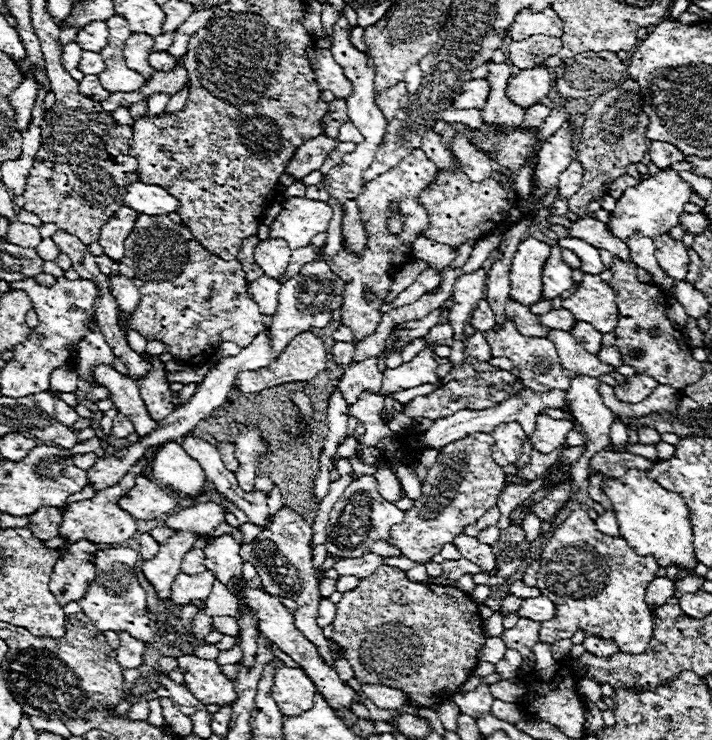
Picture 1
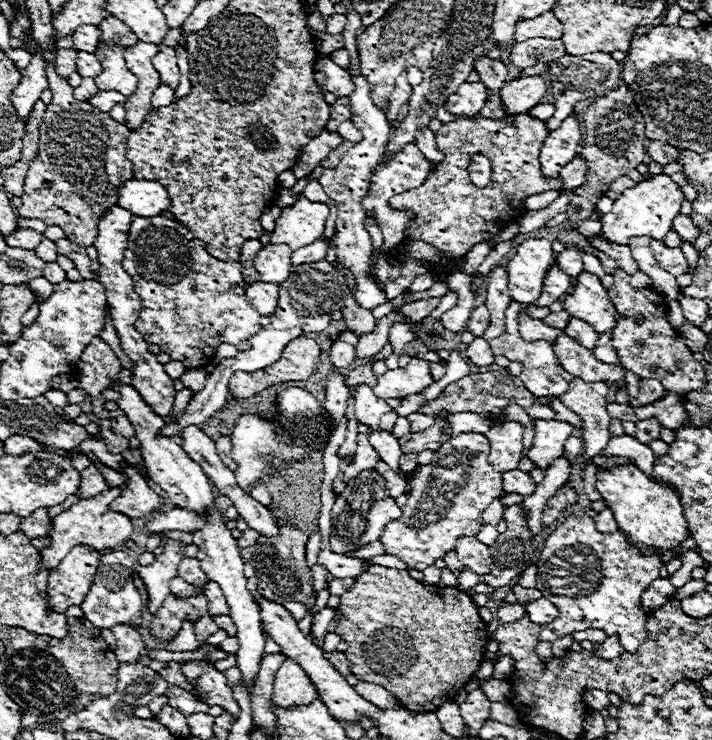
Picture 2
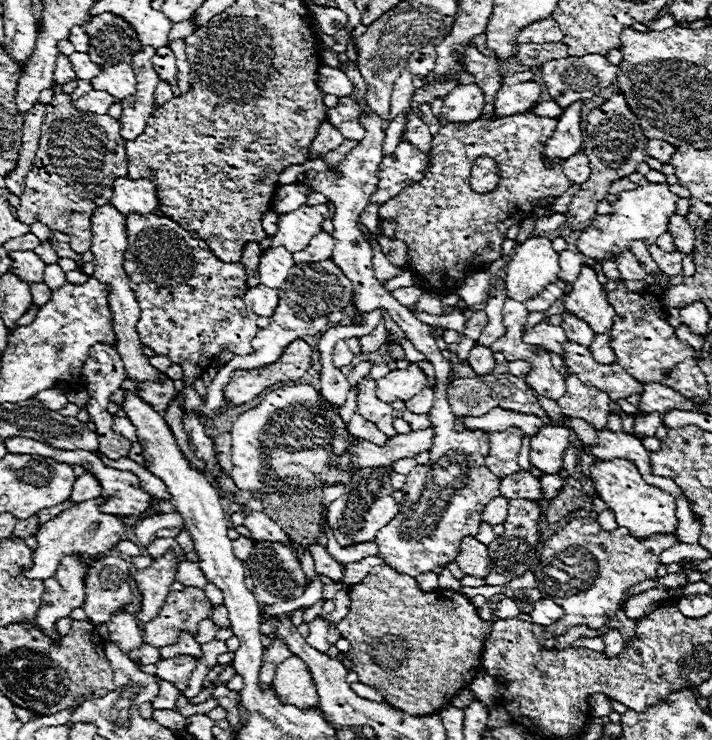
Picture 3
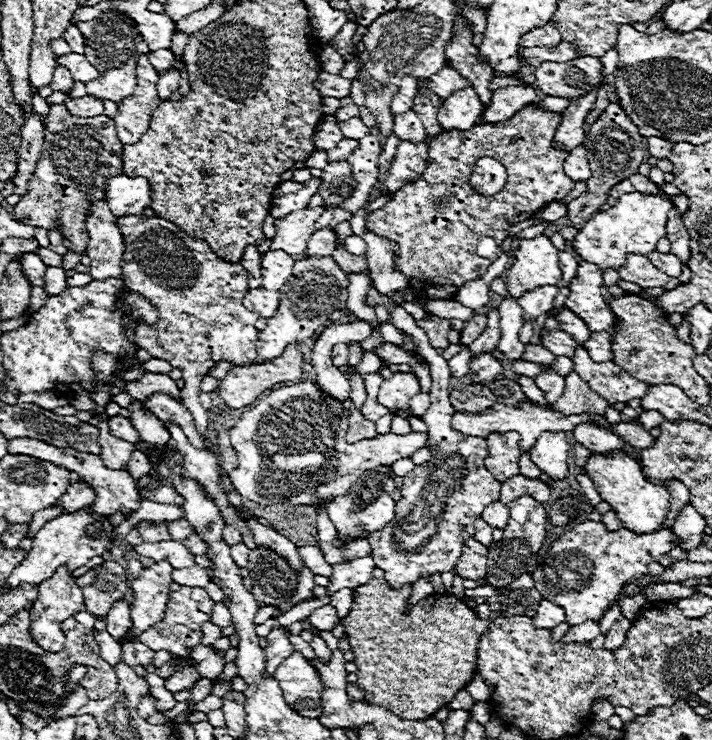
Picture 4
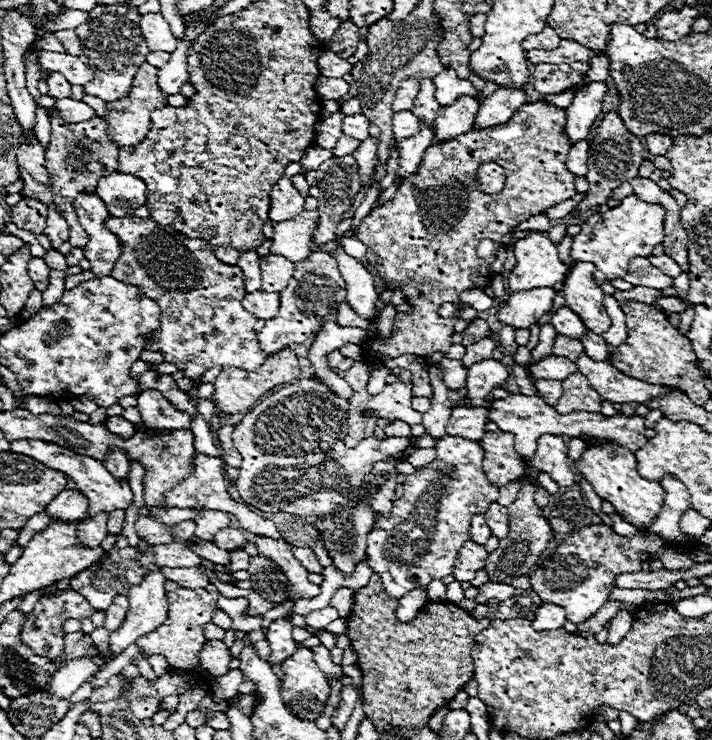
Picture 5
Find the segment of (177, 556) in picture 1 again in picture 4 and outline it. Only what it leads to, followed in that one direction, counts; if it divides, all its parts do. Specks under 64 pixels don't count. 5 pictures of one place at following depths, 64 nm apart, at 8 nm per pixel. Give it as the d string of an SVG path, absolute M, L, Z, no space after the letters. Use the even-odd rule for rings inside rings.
M166 558L146 568L138 578L130 580L134 590L134 602L130 606L134 634L142 634L154 622L162 620L166 604L168 604L172 572L174 568L170 566Z

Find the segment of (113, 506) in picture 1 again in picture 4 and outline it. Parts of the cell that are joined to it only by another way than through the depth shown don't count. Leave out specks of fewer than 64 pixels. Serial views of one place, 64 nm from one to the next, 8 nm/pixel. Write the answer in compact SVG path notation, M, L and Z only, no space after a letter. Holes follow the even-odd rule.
M82 508L78 512L70 512L70 514L60 514L58 518L46 522L36 534L34 534L34 546L28 552L28 558L24 562L20 562L14 572L10 574L10 578L6 580L8 586L18 586L20 582L28 582L28 584L42 584L46 578L50 578L58 566L68 564L72 570L84 566L90 558L94 556L102 556L104 552L108 552L112 548L112 538L114 538L116 528L110 524L108 516L100 516L94 514L92 508ZM102 522L102 534L100 538L90 538L86 534L86 526Z

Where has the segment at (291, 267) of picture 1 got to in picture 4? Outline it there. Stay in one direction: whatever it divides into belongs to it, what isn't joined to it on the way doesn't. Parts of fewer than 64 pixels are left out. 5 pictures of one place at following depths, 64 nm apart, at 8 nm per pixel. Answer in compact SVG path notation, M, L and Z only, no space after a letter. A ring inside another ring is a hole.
M328 228L316 230L312 234L312 238L310 238L310 242L308 242L308 250L306 250L304 258L308 258L308 256L318 256L318 258L330 256L334 252L334 248L336 248L334 240L336 240L336 236L334 236L332 230L328 230Z

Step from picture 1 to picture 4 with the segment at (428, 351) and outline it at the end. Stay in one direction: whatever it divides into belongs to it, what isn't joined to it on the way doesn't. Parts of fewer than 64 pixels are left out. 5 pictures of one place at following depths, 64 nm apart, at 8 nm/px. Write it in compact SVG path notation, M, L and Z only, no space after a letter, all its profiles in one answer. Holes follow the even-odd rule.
M396 372L390 380L384 380L378 392L378 402L386 404L390 410L396 408L396 404L410 404L410 398L420 392L420 382L414 372Z

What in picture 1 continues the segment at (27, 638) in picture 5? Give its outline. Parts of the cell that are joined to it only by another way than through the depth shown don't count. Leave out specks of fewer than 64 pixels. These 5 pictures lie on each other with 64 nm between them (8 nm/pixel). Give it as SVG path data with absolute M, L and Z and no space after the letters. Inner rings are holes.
M74 542L74 546L70 546L54 566L50 590L62 606L72 600L80 600L86 594L88 584L94 580L94 566L90 562L90 554L94 552L96 546L92 542Z

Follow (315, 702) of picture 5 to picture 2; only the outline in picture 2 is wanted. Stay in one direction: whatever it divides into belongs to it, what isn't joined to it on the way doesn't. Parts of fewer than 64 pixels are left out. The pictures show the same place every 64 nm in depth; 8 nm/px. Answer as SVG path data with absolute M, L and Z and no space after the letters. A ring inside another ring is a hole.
M290 658L284 660L274 678L272 702L276 706L290 708L290 706L308 706L310 702L314 702L314 698L318 698L318 692L312 680L302 670L302 666Z

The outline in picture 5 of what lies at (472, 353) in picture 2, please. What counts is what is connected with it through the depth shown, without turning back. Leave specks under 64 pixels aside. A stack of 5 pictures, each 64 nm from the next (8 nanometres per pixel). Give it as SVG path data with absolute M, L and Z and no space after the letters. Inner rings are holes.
M494 358L470 366L466 378L466 390L472 406L490 406L490 402L486 402L486 394L494 386L502 386L506 378L508 378L506 366Z

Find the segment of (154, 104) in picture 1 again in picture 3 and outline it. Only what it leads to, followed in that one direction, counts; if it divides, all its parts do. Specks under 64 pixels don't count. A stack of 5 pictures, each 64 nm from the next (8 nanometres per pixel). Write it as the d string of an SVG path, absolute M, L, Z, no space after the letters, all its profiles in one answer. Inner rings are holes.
M164 80L158 82L158 88L156 88L156 94L154 94L154 102L158 106L162 106L162 102L168 102L170 98L174 98L174 92L172 92L172 86Z

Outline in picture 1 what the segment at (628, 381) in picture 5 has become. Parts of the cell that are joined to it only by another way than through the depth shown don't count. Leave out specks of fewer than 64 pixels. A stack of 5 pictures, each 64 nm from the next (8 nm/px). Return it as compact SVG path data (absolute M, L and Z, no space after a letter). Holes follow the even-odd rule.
M570 332L568 334L548 334L546 338L554 342L560 364L566 366L566 370L576 370L578 374L592 376L592 378L598 378L600 374L612 374L612 366L600 362L594 354L584 350Z

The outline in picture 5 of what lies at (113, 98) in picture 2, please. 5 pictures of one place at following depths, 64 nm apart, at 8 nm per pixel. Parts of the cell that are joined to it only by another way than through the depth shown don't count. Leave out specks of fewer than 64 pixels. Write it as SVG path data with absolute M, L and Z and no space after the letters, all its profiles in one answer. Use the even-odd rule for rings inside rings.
M72 98L58 100L58 104L54 108L60 110L62 112L62 118L66 118L68 122L82 122L82 120L90 120L90 118L96 116L96 110L94 108L90 108L82 100L72 100Z

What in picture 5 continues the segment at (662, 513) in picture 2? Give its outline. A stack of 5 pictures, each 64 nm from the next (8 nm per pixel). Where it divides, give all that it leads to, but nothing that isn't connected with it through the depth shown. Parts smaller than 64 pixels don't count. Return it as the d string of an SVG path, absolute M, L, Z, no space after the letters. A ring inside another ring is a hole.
M612 442L604 446L588 446L586 452L582 454L582 460L576 462L576 470L580 472L582 478L586 478L592 484L594 492L602 500L610 502L616 508L616 514L620 514L626 522L644 530L650 526L650 522L654 522L654 518L662 510L664 488L654 480L642 478L636 466L638 466L638 460L634 452L630 452L624 446L612 444Z

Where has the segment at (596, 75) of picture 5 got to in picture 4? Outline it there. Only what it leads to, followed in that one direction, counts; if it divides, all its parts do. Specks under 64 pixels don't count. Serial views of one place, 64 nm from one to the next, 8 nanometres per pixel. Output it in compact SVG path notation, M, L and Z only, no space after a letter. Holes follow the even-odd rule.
M610 48L604 56L602 56L602 64L604 64L604 72L612 74L618 66L618 52L614 48Z

